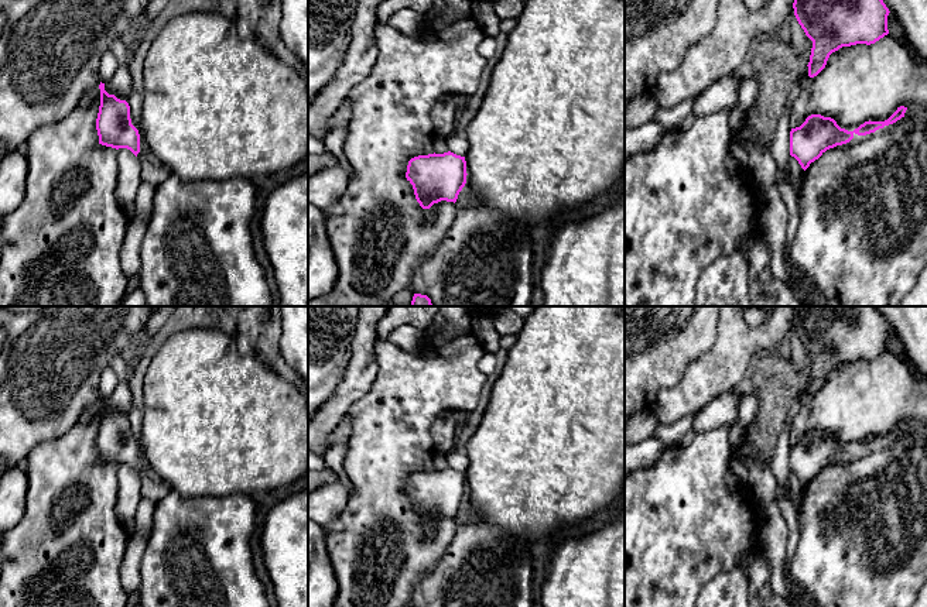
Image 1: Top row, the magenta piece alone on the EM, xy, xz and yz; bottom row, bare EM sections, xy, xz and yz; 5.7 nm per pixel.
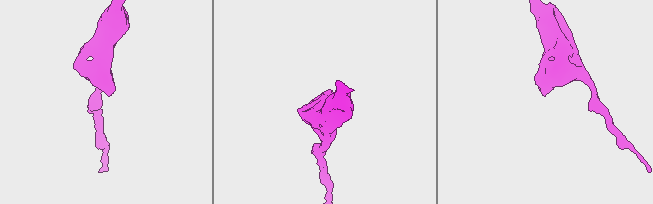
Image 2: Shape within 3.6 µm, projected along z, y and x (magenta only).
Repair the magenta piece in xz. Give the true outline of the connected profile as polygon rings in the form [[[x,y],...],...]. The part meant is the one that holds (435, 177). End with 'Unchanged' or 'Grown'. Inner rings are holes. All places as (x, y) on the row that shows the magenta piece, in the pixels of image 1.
[[[451,151],[414,157],[406,172],[423,209],[430,209],[441,200],[455,203],[466,184],[466,175],[465,157]]]. Unchanged

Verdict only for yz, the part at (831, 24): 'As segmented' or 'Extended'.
As segmented

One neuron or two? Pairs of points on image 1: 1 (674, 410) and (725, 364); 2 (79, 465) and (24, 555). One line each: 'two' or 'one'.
1: one
2: one

